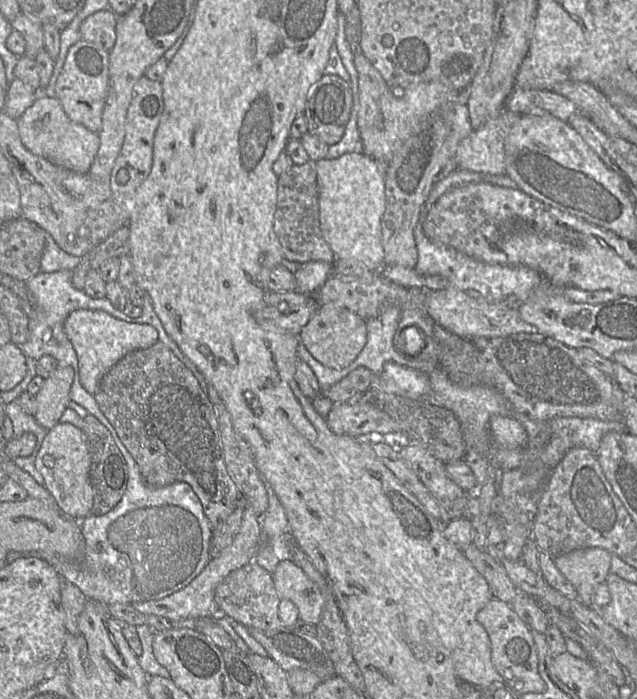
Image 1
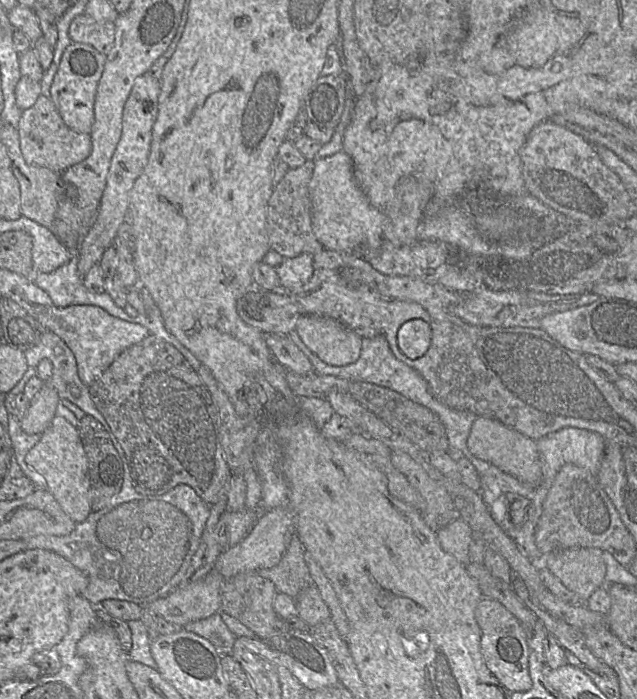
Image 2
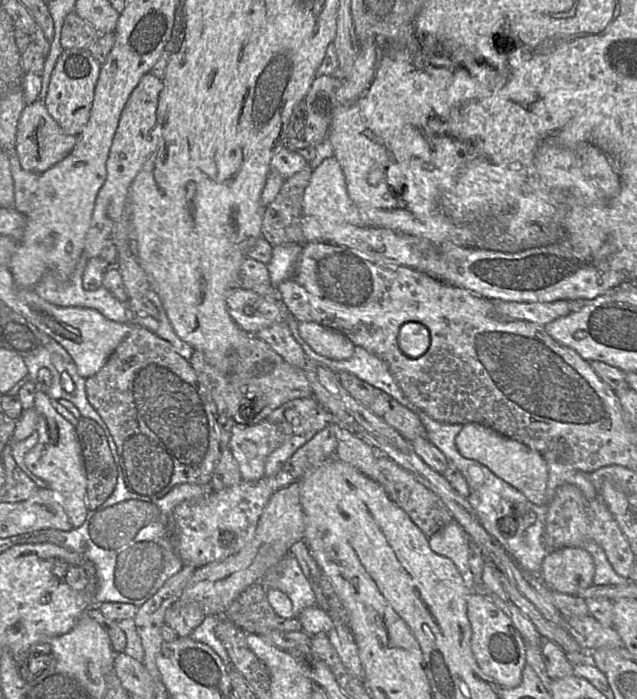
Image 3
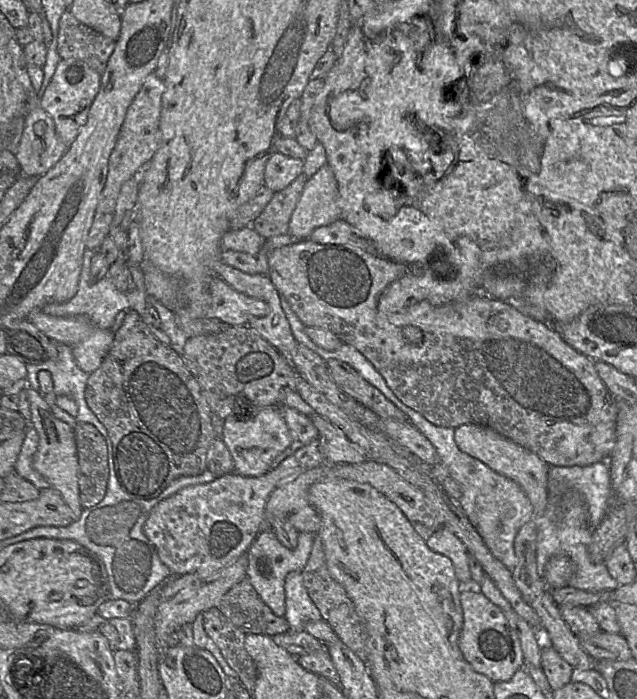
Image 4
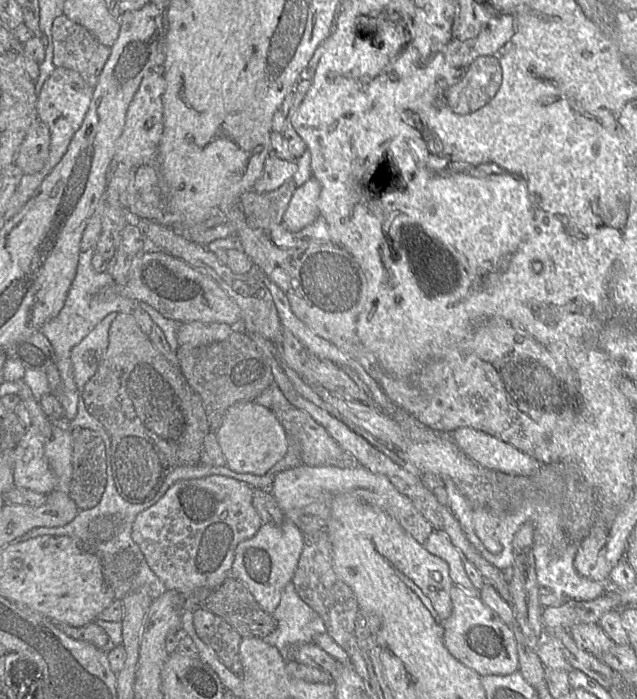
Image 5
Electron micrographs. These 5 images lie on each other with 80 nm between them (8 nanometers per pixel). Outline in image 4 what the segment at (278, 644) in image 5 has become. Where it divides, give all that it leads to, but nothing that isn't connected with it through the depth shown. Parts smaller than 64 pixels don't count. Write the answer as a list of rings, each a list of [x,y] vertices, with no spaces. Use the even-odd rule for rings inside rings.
[[[292,571],[286,576],[284,590],[286,599],[284,617],[290,626],[288,632],[304,631],[309,621],[322,619],[304,586],[301,571]]]

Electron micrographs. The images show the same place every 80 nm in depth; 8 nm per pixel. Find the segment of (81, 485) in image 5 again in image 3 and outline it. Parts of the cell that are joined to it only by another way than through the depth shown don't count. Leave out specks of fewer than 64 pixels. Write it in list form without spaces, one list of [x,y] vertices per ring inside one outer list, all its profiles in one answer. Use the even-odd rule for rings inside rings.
[[[81,418],[75,430],[87,479],[86,505],[88,510],[95,510],[113,493],[118,478],[118,466],[99,424],[92,419]]]

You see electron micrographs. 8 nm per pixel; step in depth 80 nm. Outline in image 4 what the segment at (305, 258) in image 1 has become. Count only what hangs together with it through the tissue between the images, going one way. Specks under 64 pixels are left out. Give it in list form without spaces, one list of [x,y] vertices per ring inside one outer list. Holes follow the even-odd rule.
[[[297,176],[284,189],[275,192],[251,227],[264,239],[288,234],[289,221],[308,177]]]

